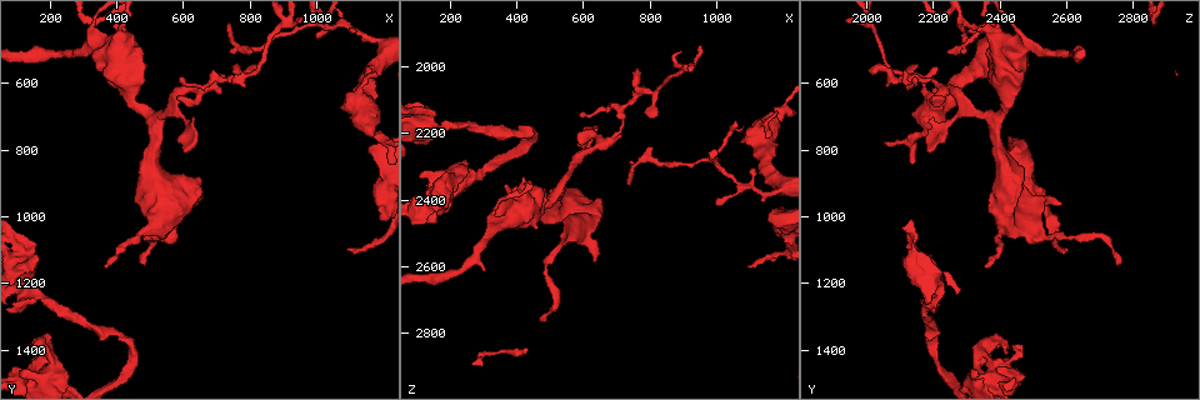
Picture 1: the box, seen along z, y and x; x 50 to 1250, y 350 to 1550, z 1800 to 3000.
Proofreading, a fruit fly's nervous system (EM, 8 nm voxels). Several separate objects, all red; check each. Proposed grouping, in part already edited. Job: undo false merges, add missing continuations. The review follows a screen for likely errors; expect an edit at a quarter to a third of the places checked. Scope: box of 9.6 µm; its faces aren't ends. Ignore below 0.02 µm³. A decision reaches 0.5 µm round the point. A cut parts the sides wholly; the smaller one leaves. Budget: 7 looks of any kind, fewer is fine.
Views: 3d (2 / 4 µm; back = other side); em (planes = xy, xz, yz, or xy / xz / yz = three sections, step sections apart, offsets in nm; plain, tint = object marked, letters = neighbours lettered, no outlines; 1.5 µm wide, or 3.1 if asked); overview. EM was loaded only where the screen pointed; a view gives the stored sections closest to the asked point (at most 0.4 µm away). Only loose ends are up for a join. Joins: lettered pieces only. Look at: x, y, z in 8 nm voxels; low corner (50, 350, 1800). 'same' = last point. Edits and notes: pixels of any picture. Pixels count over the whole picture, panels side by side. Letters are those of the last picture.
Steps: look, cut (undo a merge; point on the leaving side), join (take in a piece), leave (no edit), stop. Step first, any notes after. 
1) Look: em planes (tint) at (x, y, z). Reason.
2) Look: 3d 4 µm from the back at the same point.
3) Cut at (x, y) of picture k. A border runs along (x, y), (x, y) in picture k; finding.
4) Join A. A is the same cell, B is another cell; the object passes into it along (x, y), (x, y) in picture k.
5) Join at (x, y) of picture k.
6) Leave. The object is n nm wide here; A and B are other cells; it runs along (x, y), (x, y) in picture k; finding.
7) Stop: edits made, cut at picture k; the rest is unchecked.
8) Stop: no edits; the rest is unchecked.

Look: em xy step 4 (tint) at (160, 1240, 2180). Arms part here.

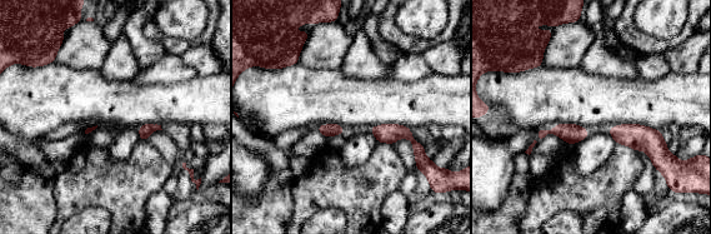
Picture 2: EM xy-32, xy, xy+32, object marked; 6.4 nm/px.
Look: em planes (letters) at the same point. Cut it another way.

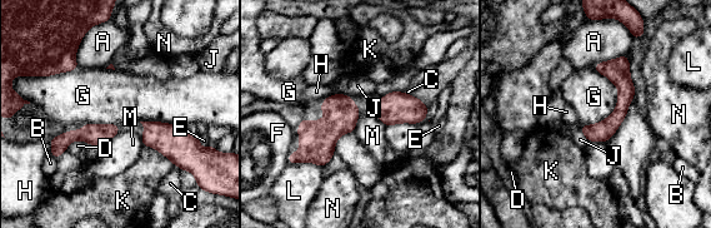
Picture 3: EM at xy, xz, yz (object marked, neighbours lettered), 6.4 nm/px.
Leave. The object is 120 nm wide here; A, B, C, D, E, F, G, H, J, K, L, M and N are other cells; it runs along (624, 59), (621, 110), (591, 138) in picture 3; one neuron here.

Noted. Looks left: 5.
Look: em planes (letters) at (800, 550, 2160). Thin end.

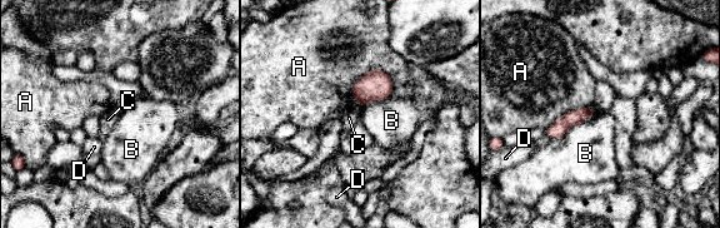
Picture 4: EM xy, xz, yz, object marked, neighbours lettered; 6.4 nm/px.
Leave. The longest contact is with B, 340 nm; A, B, C and D are other cells; it runs along (589, 110), (570, 118), (549, 133) in picture 4; no lettered piece goes on from it.

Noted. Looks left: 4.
Look: em xz step 8 (letters) at (1090, 1100, 2600). Tapers out.

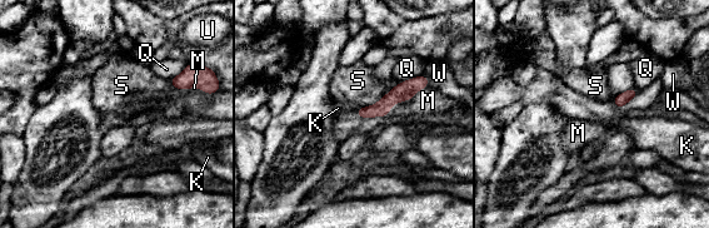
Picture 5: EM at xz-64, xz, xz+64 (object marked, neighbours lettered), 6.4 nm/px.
Look: em xy step 4 (letters) at the same point. Another direction.

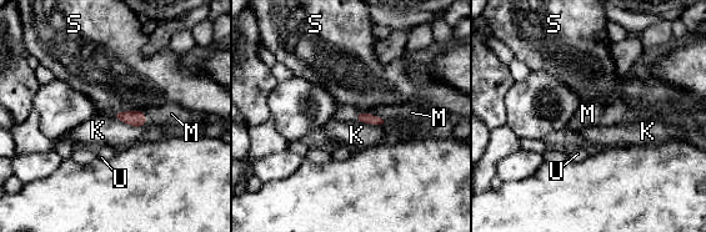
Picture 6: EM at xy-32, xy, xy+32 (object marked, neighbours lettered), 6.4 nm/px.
Join M. The object is 70 nm wide here; M is the same cell, K, S and U are other cells; the object passes into it along (366, 117), (370, 114), (405, 112) in picture 6; the neuron continues.

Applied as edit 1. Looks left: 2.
Stop: edits made, join at picture 6; the rest is unchecked.

